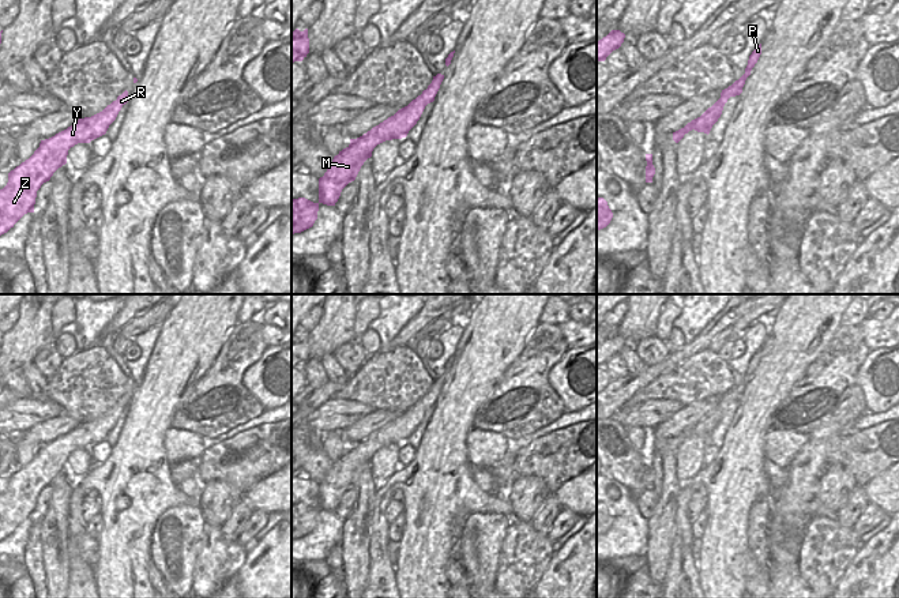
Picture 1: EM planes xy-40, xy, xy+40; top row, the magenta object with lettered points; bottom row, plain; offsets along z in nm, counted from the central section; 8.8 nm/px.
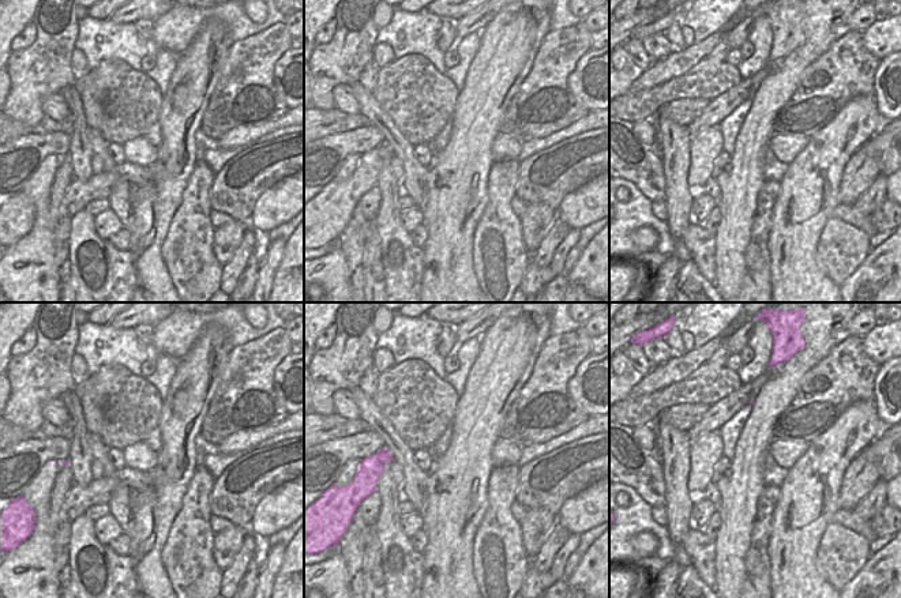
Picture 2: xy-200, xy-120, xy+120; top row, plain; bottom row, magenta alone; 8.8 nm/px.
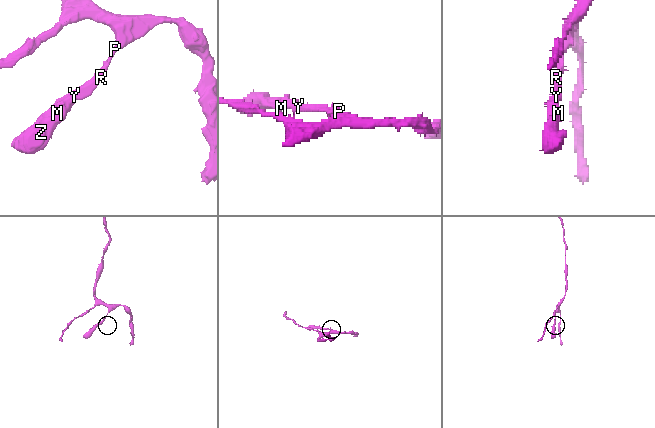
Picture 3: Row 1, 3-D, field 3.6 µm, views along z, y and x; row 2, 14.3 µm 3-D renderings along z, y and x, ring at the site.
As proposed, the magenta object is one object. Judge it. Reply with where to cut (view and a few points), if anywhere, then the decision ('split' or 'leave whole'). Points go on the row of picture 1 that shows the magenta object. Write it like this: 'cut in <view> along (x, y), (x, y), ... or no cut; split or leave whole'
no cut; leave whole

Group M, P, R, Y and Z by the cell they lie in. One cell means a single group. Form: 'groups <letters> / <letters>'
groups M P R Y Z

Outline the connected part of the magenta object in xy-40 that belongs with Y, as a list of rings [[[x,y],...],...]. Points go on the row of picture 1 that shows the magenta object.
[[[125,90],[102,112],[79,119],[67,129],[41,140],[34,154],[8,173],[8,183],[0,189],[0,236],[14,227],[25,214],[34,213],[37,191],[67,163],[68,150],[105,135],[127,102]]]

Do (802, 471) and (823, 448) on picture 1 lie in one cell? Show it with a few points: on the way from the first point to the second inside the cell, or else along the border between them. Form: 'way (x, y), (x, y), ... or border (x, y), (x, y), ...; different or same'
way (808, 466), (817, 454); same

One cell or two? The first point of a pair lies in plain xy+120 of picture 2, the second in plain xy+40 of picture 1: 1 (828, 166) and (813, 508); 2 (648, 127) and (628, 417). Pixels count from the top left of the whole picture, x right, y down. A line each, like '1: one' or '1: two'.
1: two
2: two

